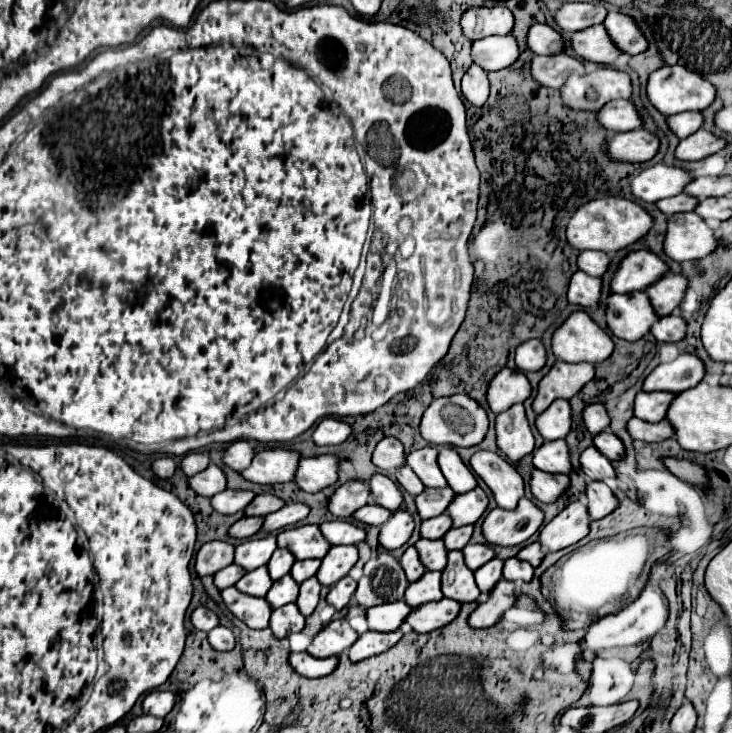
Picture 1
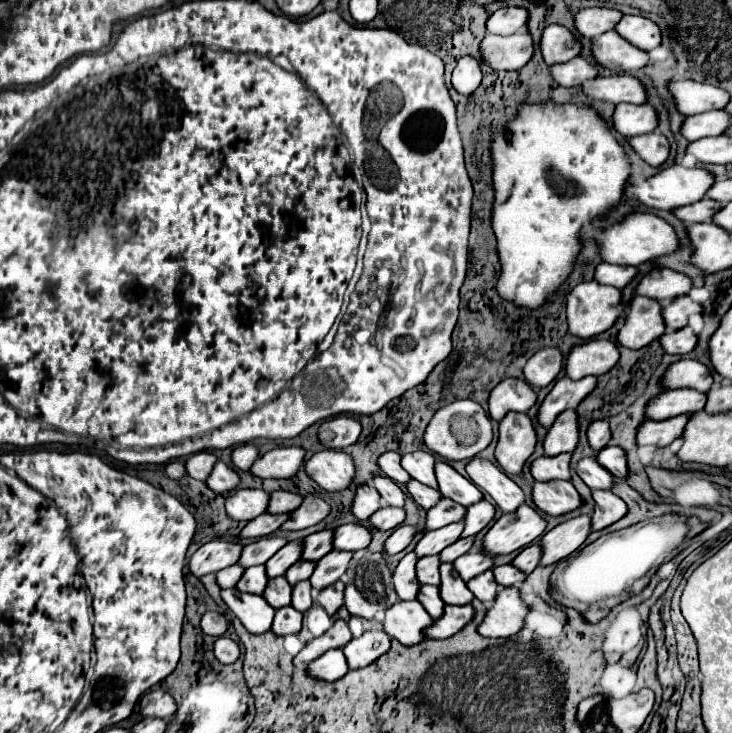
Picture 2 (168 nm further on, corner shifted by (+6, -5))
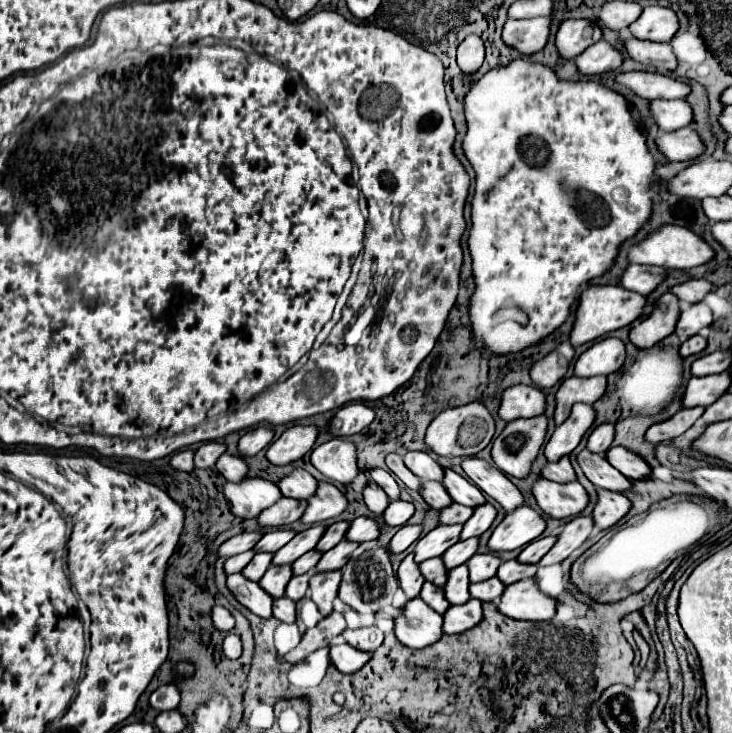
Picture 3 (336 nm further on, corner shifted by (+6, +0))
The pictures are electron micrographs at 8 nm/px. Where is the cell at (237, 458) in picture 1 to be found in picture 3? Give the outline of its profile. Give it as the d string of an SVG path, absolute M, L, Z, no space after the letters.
M256 427L256 429L250 429L246 435L240 437L240 443L238 443L238 451L246 457L250 455L256 455L258 451L262 451L264 447L270 445L274 437L274 429L272 427Z

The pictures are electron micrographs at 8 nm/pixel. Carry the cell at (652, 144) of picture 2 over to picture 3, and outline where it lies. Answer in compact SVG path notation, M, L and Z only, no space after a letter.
M692 127L664 133L656 143L670 161L692 161L706 151L700 135Z

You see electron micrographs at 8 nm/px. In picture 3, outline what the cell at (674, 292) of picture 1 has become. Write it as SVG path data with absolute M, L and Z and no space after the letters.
M696 303L688 309L684 309L680 313L678 325L676 325L676 335L680 337L680 341L690 339L692 335L696 335L700 329L710 327L712 325L712 311L708 309L706 303Z

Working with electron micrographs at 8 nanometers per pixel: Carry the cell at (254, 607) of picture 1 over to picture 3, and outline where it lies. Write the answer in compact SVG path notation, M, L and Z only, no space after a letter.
M232 573L228 575L228 587L236 595L236 599L248 607L254 615L258 617L272 617L272 597L254 581L244 579L242 573Z

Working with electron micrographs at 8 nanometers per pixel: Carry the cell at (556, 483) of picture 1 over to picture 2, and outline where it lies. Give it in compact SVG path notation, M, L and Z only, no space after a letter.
M570 480L534 482L532 500L538 510L550 516L560 516L580 506L580 494L576 492Z

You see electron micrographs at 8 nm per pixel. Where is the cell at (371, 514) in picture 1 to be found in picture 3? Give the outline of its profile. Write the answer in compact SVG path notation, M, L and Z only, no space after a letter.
M392 501L390 507L384 511L384 521L390 527L402 527L408 523L408 519L414 515L414 505L408 501Z

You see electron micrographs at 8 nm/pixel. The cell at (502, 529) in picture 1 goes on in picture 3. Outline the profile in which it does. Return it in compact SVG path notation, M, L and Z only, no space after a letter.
M522 505L508 513L502 523L492 531L488 547L492 551L514 551L520 549L542 535L546 521L534 509Z

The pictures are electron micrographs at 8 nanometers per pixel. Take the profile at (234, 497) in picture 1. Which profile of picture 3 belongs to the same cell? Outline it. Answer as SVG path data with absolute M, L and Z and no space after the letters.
M244 477L238 483L224 485L224 497L230 505L230 511L236 517L250 519L258 517L264 509L274 505L282 495L276 483L260 477Z

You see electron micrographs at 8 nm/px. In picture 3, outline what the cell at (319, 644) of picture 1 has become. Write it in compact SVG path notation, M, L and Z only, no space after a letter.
M332 611L332 613L330 613L328 617L324 617L316 627L306 629L306 633L302 635L302 641L300 641L292 651L288 651L282 659L288 661L288 663L298 663L298 661L302 661L304 657L308 657L312 651L322 649L322 647L328 647L330 641L332 641L336 635L340 635L344 629L346 629L346 621L344 621L342 613Z

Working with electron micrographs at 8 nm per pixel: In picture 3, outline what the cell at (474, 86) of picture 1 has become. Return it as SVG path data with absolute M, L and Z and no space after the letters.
M468 35L458 45L458 65L464 73L474 73L484 61L484 41L478 35Z

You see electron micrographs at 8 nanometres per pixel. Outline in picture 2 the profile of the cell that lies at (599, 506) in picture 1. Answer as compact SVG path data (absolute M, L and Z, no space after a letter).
M592 490L592 498L596 502L594 512L592 512L592 530L602 530L618 522L628 510L624 500L612 494L610 490Z

